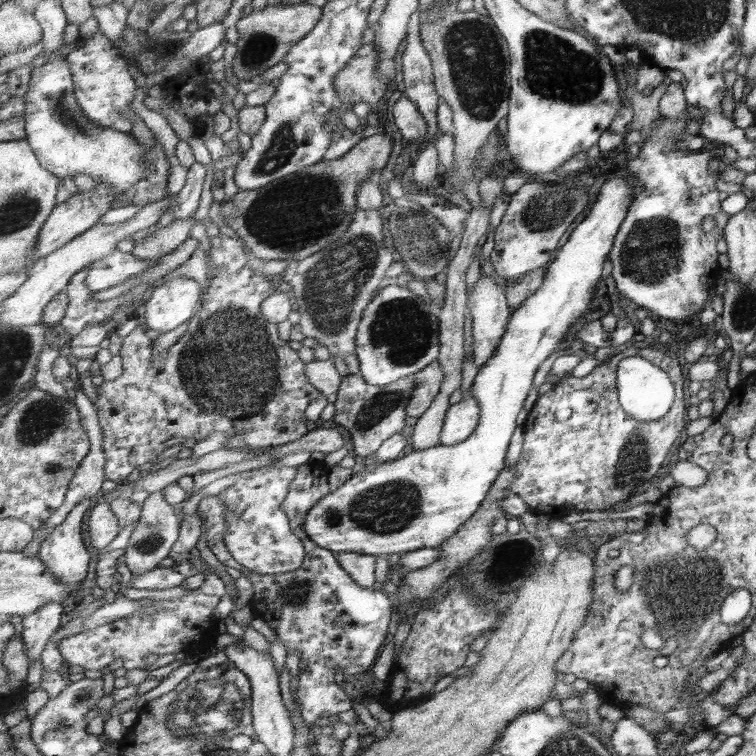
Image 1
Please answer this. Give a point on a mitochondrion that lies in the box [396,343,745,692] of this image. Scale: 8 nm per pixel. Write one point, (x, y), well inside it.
(673, 597)

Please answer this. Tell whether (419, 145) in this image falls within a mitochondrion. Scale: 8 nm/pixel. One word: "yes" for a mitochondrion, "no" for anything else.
no

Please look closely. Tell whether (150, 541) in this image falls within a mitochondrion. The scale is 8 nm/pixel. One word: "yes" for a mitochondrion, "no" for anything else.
yes

